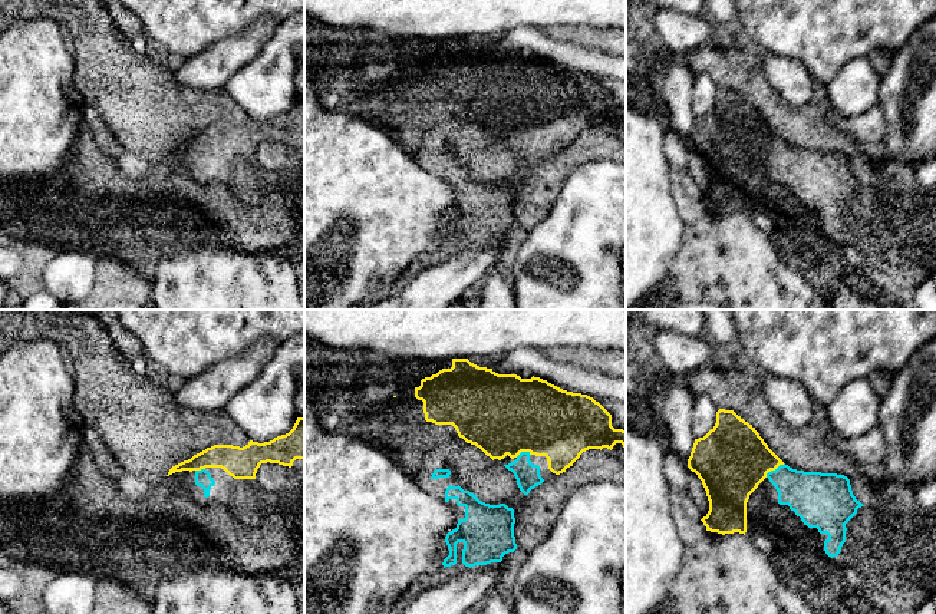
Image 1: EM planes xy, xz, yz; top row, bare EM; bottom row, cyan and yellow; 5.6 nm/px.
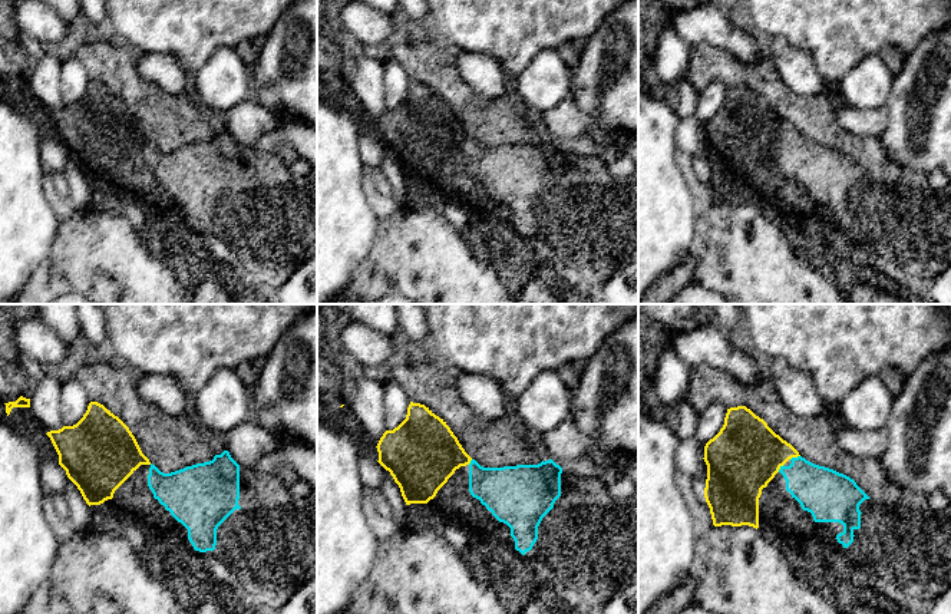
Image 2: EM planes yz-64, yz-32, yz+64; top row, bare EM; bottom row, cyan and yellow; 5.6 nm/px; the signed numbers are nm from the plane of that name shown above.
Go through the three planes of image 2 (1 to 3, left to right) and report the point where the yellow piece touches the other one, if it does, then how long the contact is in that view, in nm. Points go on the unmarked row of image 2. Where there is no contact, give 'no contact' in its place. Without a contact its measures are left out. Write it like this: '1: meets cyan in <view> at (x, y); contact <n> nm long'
1: no contact
2: meets cyan in yz-32 at (471, 141); contact 40 nm long
3: meets cyan in yz+64 at (795, 137); contact 60 nm long

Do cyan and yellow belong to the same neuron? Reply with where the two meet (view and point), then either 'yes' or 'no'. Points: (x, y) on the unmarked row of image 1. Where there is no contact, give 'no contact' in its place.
yz (775, 148) | yes

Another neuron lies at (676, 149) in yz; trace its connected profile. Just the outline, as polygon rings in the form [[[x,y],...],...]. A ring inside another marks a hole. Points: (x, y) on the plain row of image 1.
[[[668,128],[665,136],[665,154],[669,164],[686,175],[689,162],[689,146],[683,141],[683,138],[670,128]]]

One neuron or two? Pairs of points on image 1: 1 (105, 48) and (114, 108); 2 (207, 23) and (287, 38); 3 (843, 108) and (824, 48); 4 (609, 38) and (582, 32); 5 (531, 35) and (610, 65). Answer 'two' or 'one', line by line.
1: one
2: two
3: two
4: one
5: one

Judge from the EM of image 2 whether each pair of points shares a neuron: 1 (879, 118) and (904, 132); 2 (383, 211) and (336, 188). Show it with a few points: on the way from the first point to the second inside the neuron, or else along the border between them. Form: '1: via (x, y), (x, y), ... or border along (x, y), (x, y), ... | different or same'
1: border along (885, 105), (888, 124), (877, 138) | different
2: border along (363, 171), (363, 191), (379, 218) | different

